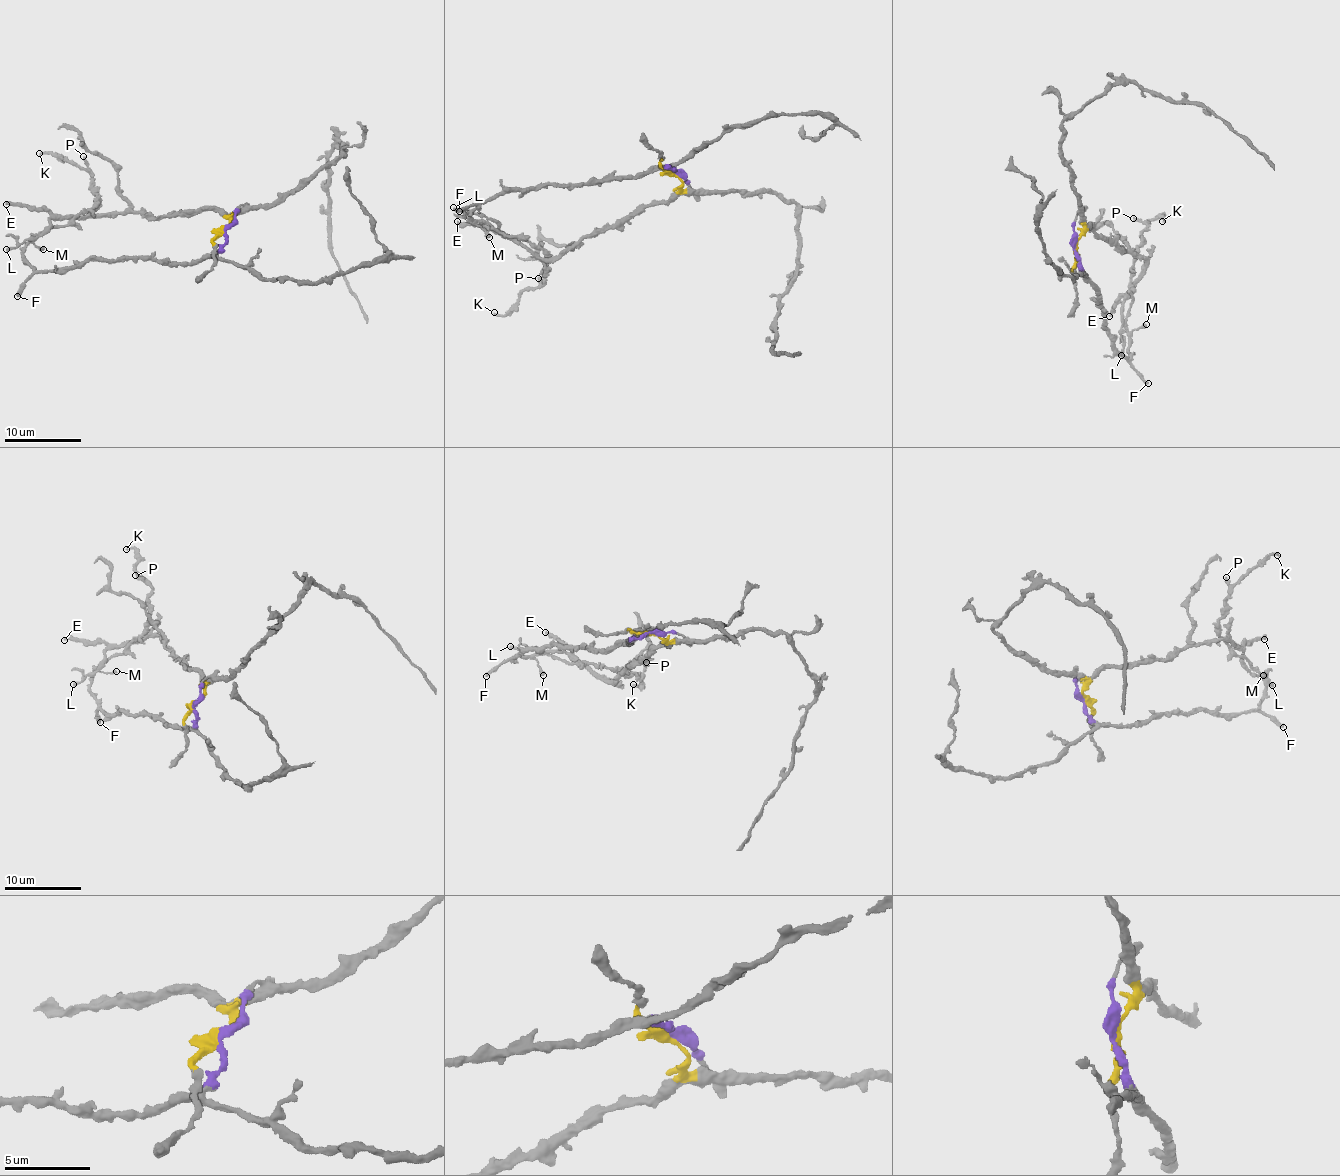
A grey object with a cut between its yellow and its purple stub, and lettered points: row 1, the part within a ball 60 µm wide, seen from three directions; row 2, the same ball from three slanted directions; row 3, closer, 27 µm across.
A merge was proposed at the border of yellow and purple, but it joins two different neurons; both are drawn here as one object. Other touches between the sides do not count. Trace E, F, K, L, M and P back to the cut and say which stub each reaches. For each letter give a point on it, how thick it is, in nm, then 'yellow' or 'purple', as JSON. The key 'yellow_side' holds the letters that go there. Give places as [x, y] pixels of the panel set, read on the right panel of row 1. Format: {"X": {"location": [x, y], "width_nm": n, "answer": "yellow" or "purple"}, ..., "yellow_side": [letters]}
{"E": {"location": [1109, 316], "width_nm": 380, "answer": "yellow"}, "F": {"location": [1148, 383], "width_nm": 300, "answer": "purple"}, "K": {"location": [1162, 221], "width_nm": 240, "answer": "purple"}, "L": {"location": [1121, 355], "width_nm": 320, "answer": "yellow"}, "M": {"location": [1146, 324], "width_nm": 320, "answer": "purple"}, "P": {"location": [1133, 218], "width_nm": 280, "answer": "purple"}, "yellow_side": ["E", "L"]}

